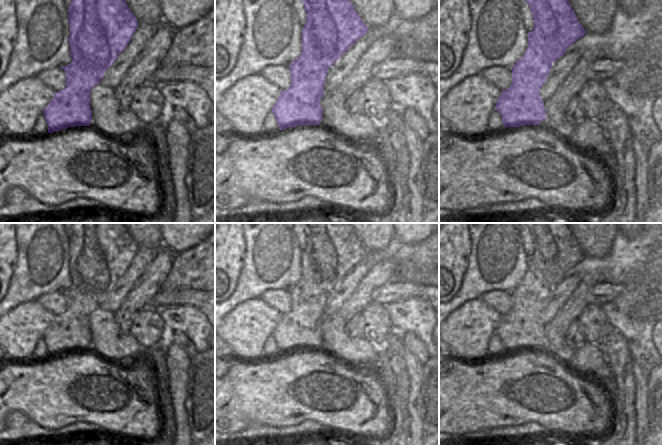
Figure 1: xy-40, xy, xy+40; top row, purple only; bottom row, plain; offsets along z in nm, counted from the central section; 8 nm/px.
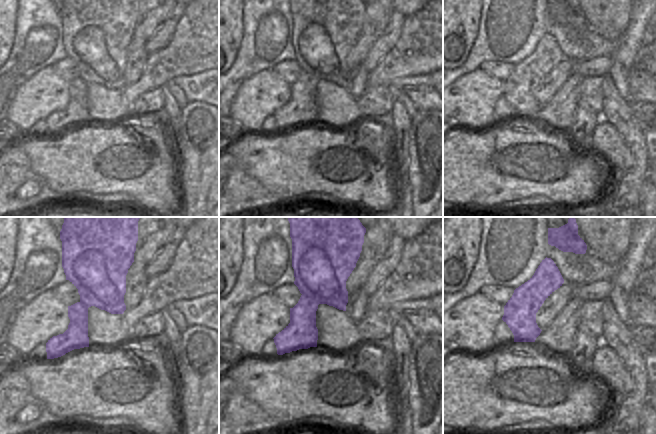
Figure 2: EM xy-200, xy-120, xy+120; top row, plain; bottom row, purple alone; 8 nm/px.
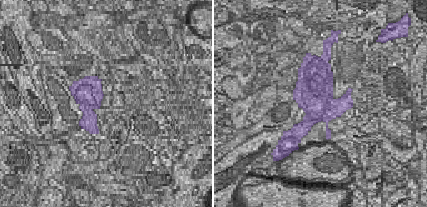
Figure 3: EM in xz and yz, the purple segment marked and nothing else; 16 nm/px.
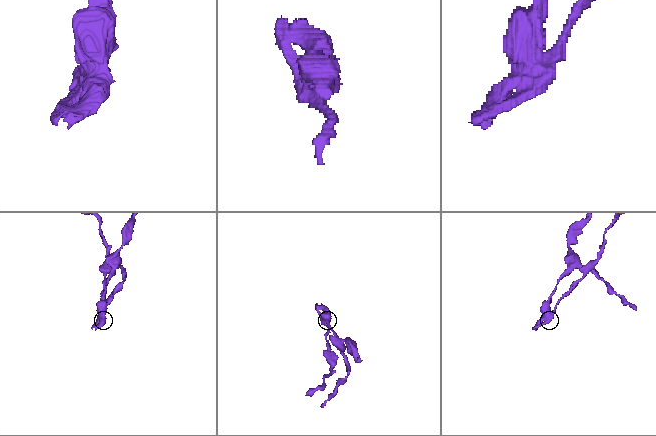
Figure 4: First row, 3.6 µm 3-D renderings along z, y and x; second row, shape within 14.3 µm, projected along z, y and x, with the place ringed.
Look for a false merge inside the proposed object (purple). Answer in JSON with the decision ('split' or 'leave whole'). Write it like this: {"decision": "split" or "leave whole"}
{"decision": "split"}

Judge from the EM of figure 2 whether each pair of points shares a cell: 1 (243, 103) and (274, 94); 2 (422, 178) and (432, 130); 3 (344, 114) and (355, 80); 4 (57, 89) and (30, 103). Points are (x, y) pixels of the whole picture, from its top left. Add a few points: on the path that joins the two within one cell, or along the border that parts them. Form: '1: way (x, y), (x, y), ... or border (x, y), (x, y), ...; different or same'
1: way (251, 103), (266, 94); same
2: way (432, 166), (432, 142); same
3: border (344, 87), (357, 99); different
4: way (50, 92), (45, 92), (37, 98); same

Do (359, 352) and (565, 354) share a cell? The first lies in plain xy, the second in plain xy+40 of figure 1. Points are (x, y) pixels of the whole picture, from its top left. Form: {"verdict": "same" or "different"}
{"verdict": "same"}

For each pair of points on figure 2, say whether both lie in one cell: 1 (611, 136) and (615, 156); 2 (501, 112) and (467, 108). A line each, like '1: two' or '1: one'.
1: one
2: two

